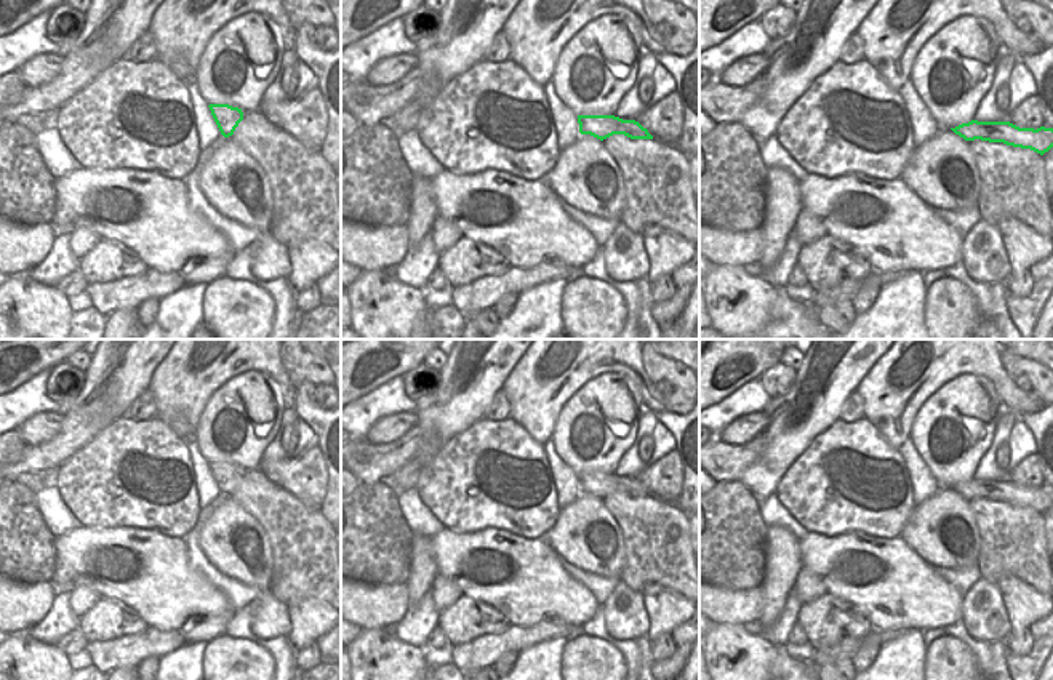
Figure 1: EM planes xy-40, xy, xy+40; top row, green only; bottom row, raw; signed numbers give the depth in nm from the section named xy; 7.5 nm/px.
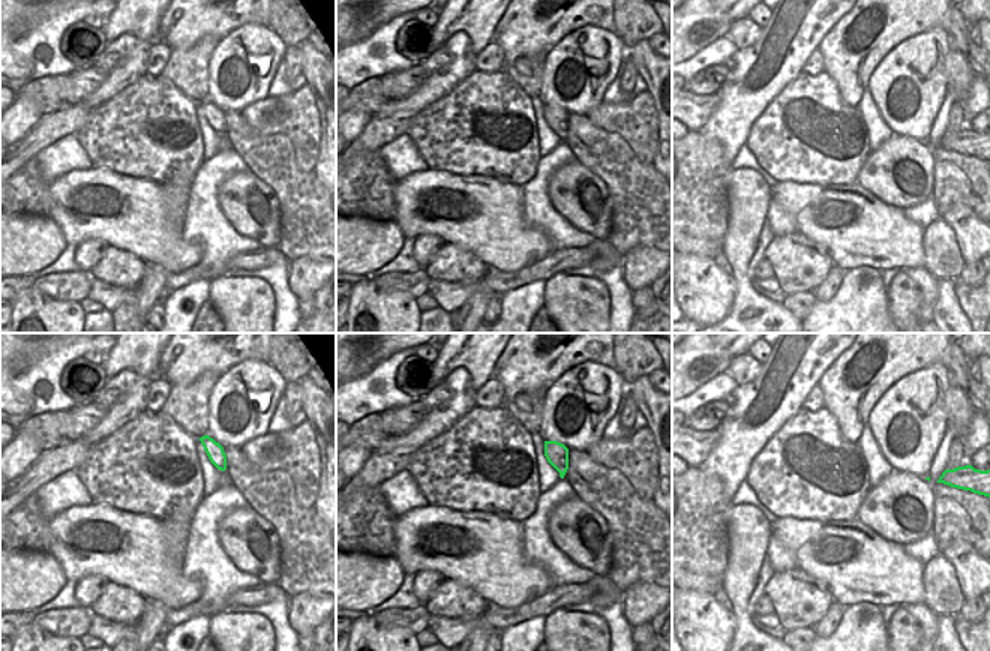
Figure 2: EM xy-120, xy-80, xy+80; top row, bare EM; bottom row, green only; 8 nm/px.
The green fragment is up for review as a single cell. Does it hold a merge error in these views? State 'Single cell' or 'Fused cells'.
Single cell.

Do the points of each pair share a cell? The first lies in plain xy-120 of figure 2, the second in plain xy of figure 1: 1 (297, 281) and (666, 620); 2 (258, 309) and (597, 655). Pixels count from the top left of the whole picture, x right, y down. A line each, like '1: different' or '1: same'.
1: same
2: same

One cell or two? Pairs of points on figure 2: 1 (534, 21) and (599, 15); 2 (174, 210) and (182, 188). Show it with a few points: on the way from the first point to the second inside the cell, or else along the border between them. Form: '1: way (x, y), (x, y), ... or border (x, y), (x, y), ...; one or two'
1: way (551, 15), (582, 15); one
2: way (176, 204), (176, 194); one

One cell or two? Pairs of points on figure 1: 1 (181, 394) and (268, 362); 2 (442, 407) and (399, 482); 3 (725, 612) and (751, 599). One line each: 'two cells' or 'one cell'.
1: one cell
2: one cell
3: one cell

